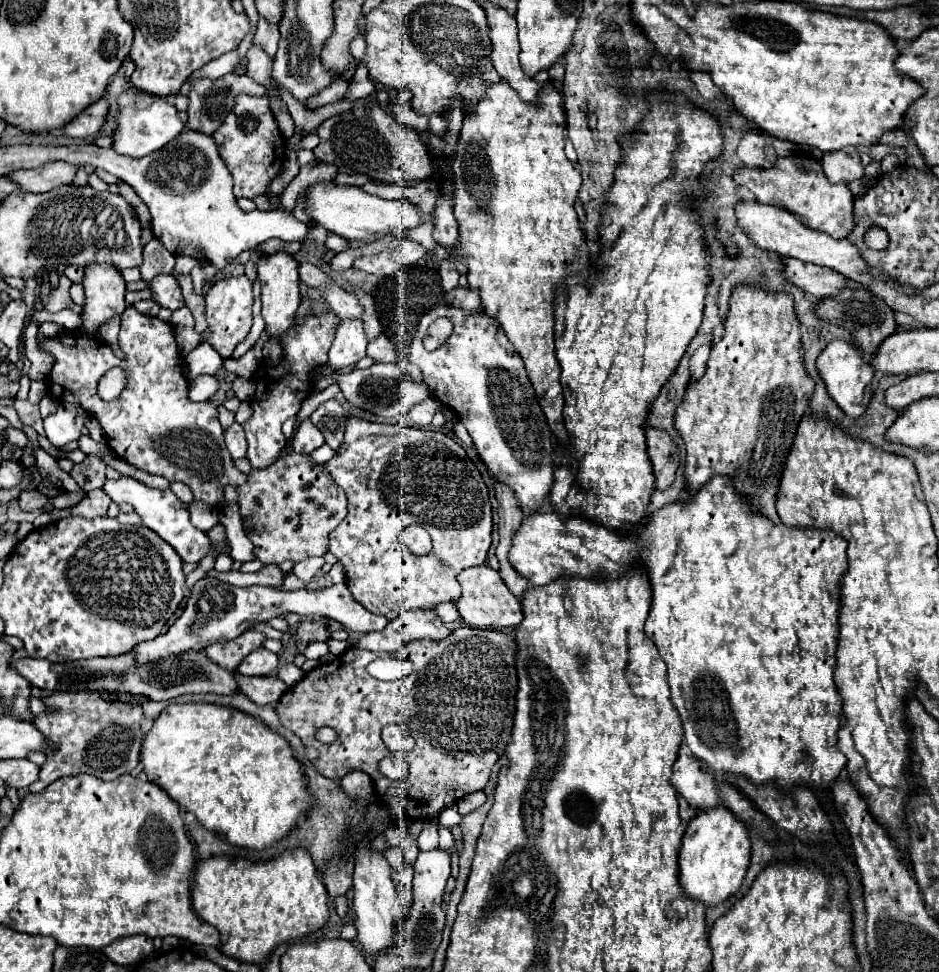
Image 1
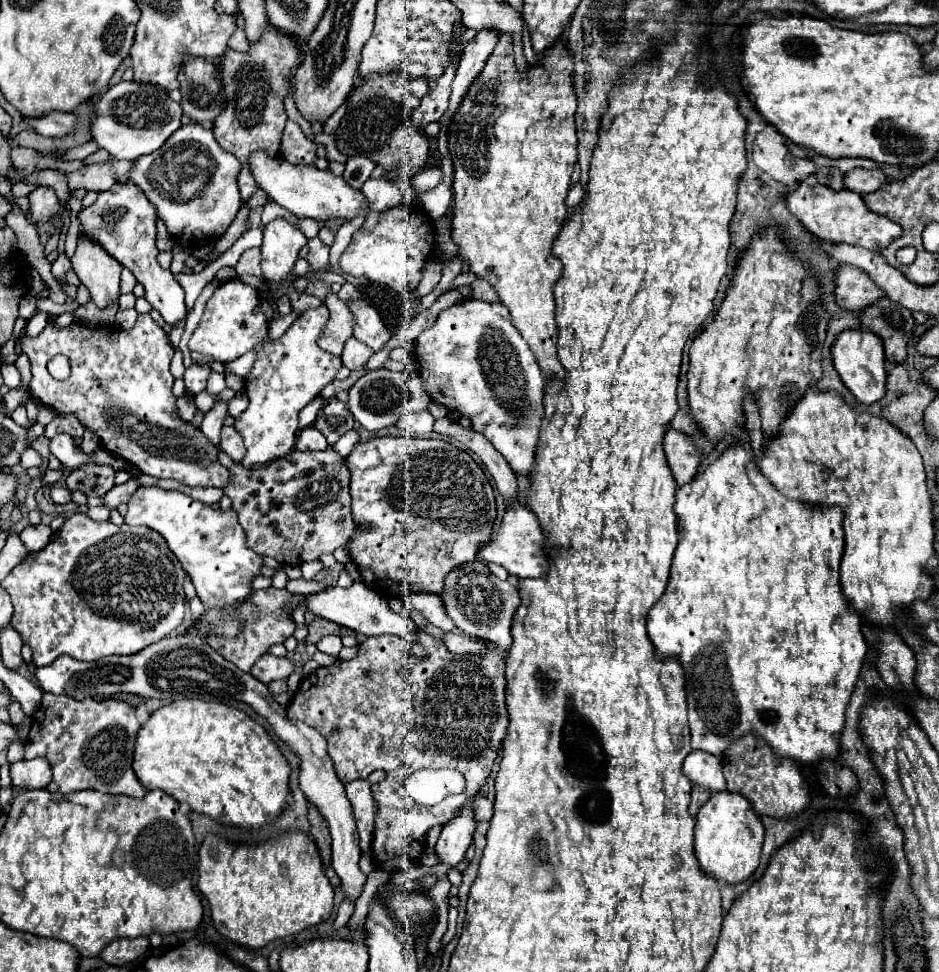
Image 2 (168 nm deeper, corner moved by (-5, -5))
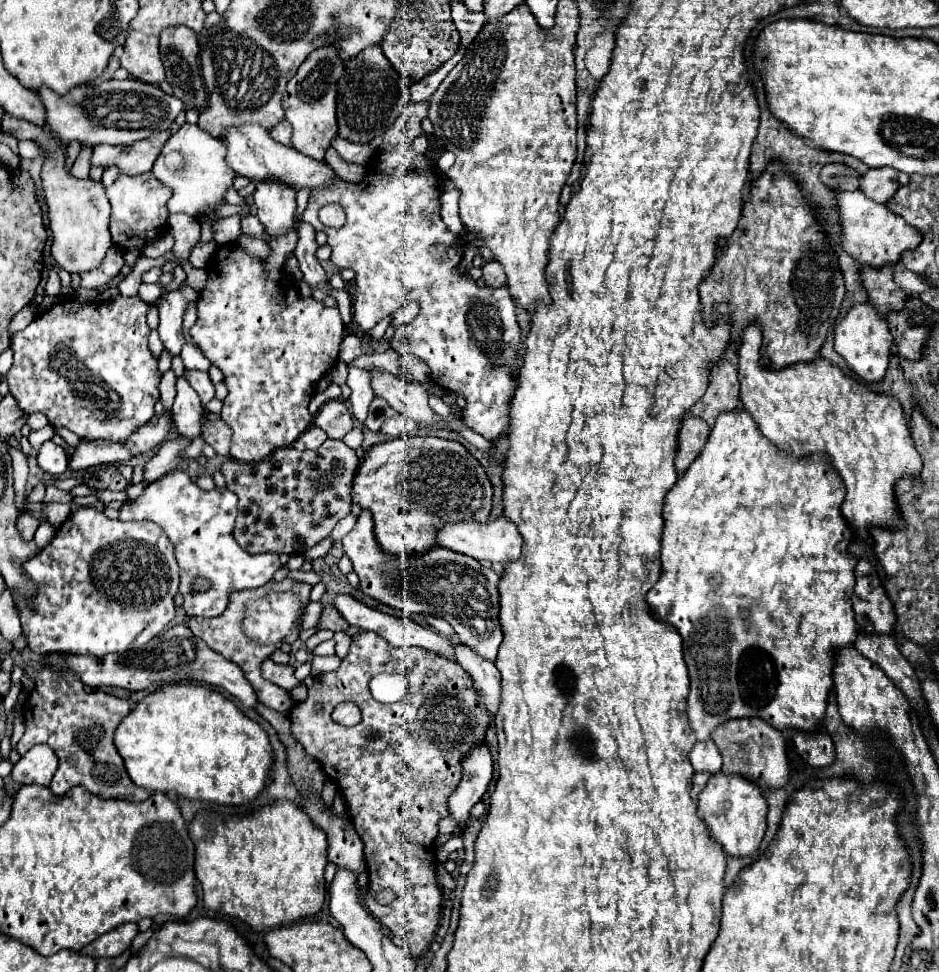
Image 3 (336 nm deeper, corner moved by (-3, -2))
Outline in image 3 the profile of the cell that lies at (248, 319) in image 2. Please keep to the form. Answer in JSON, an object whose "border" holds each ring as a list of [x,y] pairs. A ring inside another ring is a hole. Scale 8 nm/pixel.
{"border":[[[249,214],[241,220],[241,234],[263,240],[269,244],[271,254],[261,262],[253,258],[239,242],[221,246],[207,266],[207,282],[197,298],[197,322],[189,334],[201,348],[205,358],[223,372],[227,384],[227,398],[221,410],[221,418],[231,426],[231,456],[241,462],[259,462],[279,448],[291,446],[311,424],[313,416],[307,406],[315,394],[317,382],[335,366],[339,344],[343,340],[343,322],[337,308],[327,308],[323,302],[301,296],[297,284],[285,276],[285,260],[295,250],[297,232],[289,230],[285,238],[269,242],[265,228],[257,222],[257,216]]]}

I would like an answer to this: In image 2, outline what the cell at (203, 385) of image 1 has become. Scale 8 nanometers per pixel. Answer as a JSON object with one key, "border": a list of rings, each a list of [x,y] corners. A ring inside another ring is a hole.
{"border":[[[183,393],[183,395],[177,399],[177,411],[179,411],[181,419],[185,419],[185,421],[193,421],[193,417],[197,415],[195,399],[193,399],[193,397],[187,397],[187,393]]]}

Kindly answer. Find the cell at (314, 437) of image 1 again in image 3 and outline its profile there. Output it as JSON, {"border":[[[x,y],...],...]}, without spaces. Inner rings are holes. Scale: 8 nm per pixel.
{"border":[[[309,426],[309,430],[305,430],[305,434],[301,434],[301,438],[297,438],[293,446],[297,450],[317,450],[325,440],[327,440],[327,434],[321,428]]]}

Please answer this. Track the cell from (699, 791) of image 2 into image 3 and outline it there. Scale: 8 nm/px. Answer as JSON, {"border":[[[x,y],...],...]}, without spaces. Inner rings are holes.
{"border":[[[695,772],[695,778],[693,778],[693,790],[691,790],[693,800],[697,800],[699,792],[705,788],[707,780],[709,780],[709,772]]]}

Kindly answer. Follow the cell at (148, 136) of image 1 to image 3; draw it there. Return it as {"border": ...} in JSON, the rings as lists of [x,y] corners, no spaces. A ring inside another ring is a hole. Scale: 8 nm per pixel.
{"border":[[[135,78],[127,80],[107,80],[99,86],[81,84],[75,90],[59,96],[47,86],[35,90],[45,108],[45,124],[63,142],[79,140],[89,146],[97,144],[133,144],[137,140],[149,138],[155,132],[173,126],[183,102],[175,96],[167,96],[159,86],[139,82]]]}

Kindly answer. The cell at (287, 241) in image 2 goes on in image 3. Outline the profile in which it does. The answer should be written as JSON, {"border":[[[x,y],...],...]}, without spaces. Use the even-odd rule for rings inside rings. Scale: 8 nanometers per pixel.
{"border":[[[255,182],[253,200],[257,206],[257,218],[265,224],[271,236],[297,228],[295,220],[295,190],[281,186],[279,182]]]}

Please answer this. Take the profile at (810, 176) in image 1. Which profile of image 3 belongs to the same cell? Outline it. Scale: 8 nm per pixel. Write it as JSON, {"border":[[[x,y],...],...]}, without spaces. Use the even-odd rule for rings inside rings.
{"border":[[[861,190],[855,192],[839,192],[839,212],[841,212],[841,226],[843,226],[843,248],[849,256],[853,256],[857,262],[871,266],[871,268],[883,268],[893,266],[893,262],[899,262],[905,250],[913,250],[921,244],[921,232],[915,230],[911,224],[907,224],[899,214],[891,212],[885,204],[877,204],[871,198],[865,198]]]}

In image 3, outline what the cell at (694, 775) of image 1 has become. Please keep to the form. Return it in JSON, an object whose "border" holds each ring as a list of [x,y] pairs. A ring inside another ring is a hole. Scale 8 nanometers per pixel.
{"border":[[[695,742],[689,752],[689,760],[697,772],[715,774],[721,770],[721,752],[717,750],[715,742]]]}

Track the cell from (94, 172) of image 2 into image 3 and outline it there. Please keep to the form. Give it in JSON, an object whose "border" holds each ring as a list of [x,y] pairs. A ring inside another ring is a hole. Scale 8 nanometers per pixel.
{"border":[[[163,130],[161,134],[151,134],[133,146],[93,146],[91,164],[103,168],[117,166],[123,174],[129,176],[145,174],[153,168],[153,162],[159,158],[169,136],[171,130]]]}

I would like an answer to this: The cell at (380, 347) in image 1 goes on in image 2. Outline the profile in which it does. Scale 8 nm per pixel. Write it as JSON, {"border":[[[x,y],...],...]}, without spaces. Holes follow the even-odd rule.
{"border":[[[349,301],[347,305],[355,313],[357,325],[355,325],[353,335],[361,343],[369,345],[373,351],[381,351],[387,345],[387,341],[391,339],[391,335],[385,329],[379,313],[367,301]]]}

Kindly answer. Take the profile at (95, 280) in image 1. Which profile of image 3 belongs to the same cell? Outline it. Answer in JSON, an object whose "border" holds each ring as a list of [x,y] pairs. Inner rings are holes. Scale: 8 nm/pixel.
{"border":[[[11,114],[3,116],[3,128],[5,134],[15,136],[17,140],[33,140],[37,142],[39,150],[43,150],[45,162],[43,162],[43,170],[41,170],[41,182],[43,182],[43,192],[45,192],[45,200],[47,200],[47,216],[49,216],[49,230],[51,230],[51,256],[55,258],[55,262],[67,270],[67,272],[87,272],[97,268],[103,258],[105,252],[111,246],[111,234],[109,234],[109,200],[105,196],[105,188],[101,186],[101,182],[93,182],[93,180],[79,180],[75,176],[71,176],[65,168],[65,160],[67,160],[67,146],[57,142],[51,132],[45,130],[45,126],[37,126],[33,122],[21,120],[21,118],[13,118]]]}

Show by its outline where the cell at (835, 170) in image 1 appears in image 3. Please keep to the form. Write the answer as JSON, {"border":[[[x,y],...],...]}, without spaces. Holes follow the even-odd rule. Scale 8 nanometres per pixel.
{"border":[[[871,168],[861,176],[861,190],[875,202],[887,204],[899,188],[899,172],[893,168]]]}

